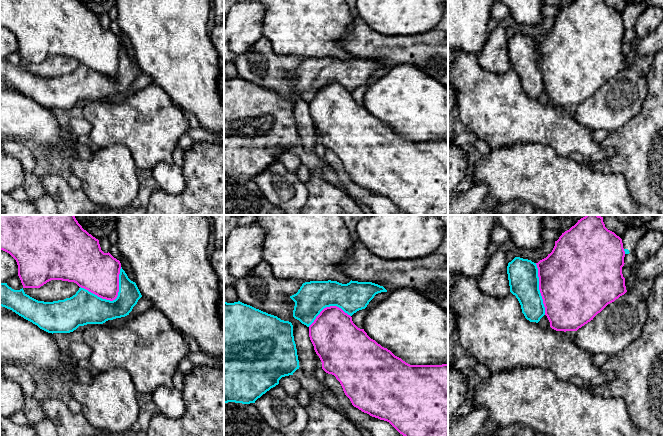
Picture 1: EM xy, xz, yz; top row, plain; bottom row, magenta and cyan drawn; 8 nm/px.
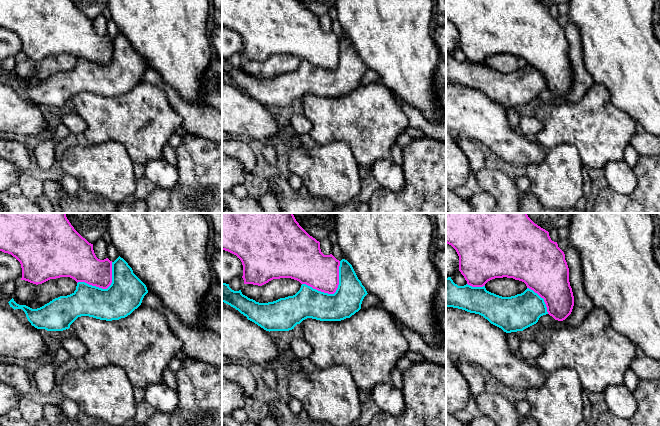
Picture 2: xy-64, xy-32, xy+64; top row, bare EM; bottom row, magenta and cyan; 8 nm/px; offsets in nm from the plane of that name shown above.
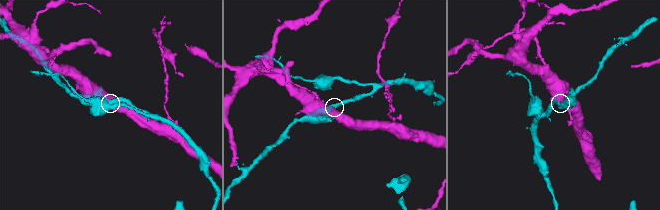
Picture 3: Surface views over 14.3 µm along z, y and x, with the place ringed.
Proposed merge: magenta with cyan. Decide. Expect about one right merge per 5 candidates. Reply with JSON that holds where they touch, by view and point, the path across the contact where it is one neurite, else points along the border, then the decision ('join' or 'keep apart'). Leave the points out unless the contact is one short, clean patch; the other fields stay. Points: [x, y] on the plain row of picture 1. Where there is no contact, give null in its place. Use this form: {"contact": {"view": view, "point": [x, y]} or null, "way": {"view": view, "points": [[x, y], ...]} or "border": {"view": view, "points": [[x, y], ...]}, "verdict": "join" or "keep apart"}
{"contact": {"view": "xy", "point": [113, 75]}, "verdict": "keep apart"}

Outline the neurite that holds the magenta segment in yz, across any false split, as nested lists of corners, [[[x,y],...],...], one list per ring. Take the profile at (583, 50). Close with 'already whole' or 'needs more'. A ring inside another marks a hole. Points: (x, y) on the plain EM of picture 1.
[[[575,0],[562,9],[550,30],[538,39],[539,66],[550,103],[556,107],[577,107],[593,96],[608,80],[614,78],[627,66],[622,50],[625,27],[622,15],[608,6],[605,0]]]; already whole

